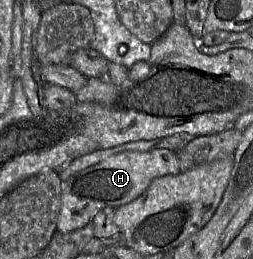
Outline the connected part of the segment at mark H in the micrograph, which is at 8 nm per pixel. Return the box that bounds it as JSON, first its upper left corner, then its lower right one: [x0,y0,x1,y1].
[57,149,181,233]

